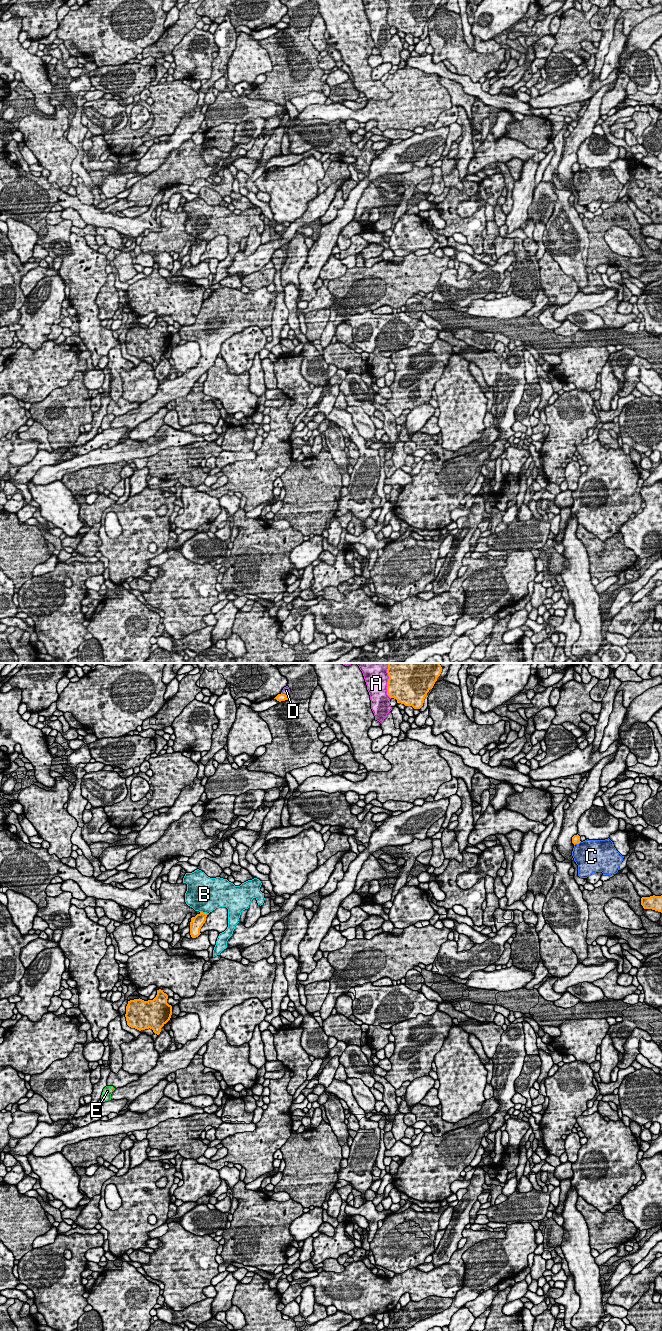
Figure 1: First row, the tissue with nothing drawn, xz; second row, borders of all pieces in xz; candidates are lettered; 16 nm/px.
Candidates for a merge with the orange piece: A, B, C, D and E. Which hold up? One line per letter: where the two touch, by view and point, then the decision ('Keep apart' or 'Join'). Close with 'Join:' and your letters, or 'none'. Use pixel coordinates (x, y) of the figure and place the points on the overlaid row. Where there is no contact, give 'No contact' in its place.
A: Touches orange at xz (388, 681). Keep apart
B: Touches orange at xz (204, 913). Keep apart
C: Touches orange at xz (577, 843). Keep apart
D: Touches orange at xz (284, 694). Keep apart
E: Touches orange at xz (111, 1088). Join
Join: E

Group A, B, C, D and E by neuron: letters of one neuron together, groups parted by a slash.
A / B / C / D / E

